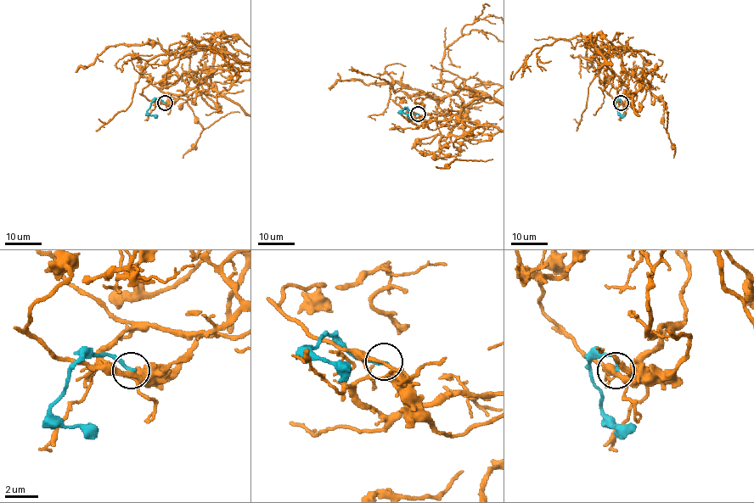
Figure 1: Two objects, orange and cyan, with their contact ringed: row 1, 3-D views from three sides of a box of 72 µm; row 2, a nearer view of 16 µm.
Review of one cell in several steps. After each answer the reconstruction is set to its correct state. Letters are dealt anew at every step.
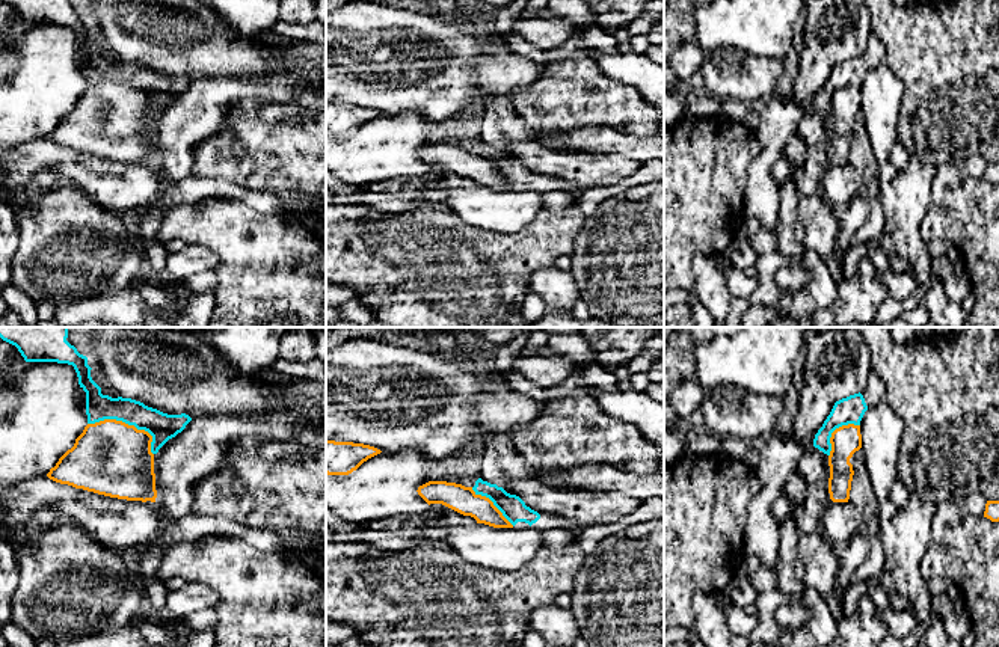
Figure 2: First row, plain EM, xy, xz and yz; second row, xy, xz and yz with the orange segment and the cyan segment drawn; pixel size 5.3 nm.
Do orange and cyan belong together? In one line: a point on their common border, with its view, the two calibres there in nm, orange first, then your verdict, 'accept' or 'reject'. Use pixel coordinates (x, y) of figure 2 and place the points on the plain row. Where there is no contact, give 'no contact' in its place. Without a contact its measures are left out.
contact xy (127, 86); calibres 400 and 150 nm; reject

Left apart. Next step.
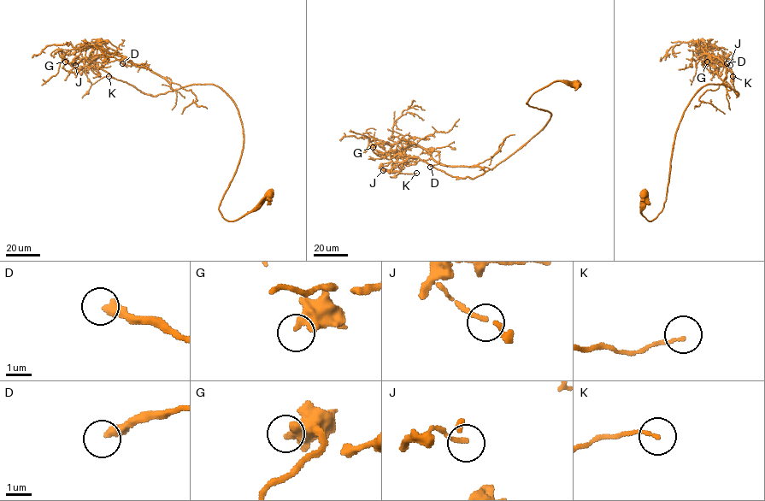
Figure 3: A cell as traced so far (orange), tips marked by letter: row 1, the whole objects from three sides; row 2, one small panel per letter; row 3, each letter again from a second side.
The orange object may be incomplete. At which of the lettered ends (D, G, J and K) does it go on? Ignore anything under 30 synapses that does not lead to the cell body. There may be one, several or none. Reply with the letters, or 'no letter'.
no letter

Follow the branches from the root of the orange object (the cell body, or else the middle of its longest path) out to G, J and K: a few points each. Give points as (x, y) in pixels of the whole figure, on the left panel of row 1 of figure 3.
G: (268, 196), (234, 221), (219, 209), (243, 145), (219, 87), (152, 96), (65, 61)
J: (268, 196), (234, 221), (219, 209), (243, 145), (237, 108), (219, 87), (152, 96), (84, 59), (75, 65)
K: (268, 196), (234, 221), (219, 209), (243, 145), (219, 87), (152, 96), (85, 61), (92, 84), (108, 76)

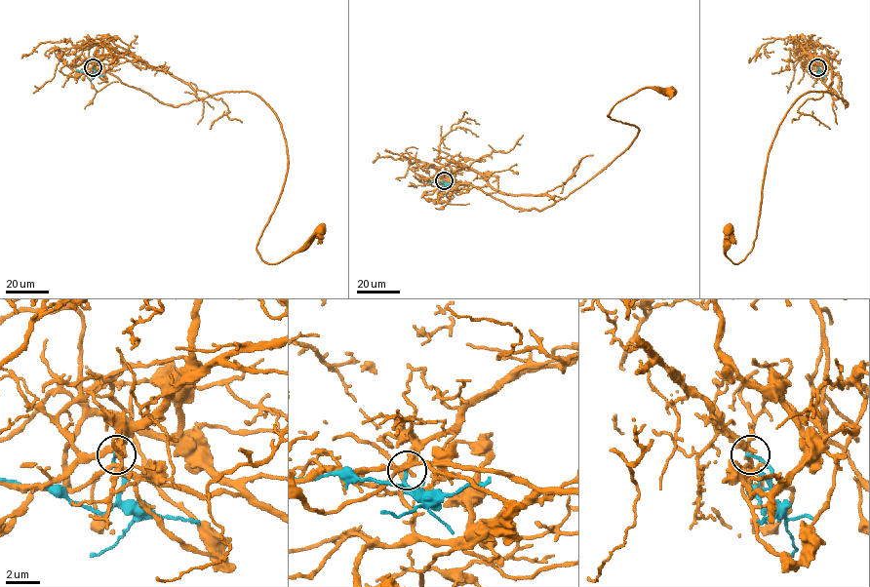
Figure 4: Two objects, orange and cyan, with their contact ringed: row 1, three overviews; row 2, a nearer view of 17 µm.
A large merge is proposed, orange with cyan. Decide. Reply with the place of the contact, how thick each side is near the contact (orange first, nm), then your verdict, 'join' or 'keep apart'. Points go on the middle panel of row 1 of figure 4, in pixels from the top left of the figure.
at (444, 180); 300 nm thick on the orange side, 200 nm on the other; keep apart

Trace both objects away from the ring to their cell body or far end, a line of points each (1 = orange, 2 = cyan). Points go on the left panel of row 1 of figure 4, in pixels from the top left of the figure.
1: (93, 67), (128, 54), (199, 98), (255, 93), (287, 152), (257, 251), (277, 263), (319, 232)
2: (93, 67), (91, 75), (76, 69)

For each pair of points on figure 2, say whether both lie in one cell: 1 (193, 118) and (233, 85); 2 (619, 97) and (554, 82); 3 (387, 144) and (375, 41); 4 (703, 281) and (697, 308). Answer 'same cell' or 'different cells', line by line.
1: same cell
2: same cell
3: different cells
4: different cells

